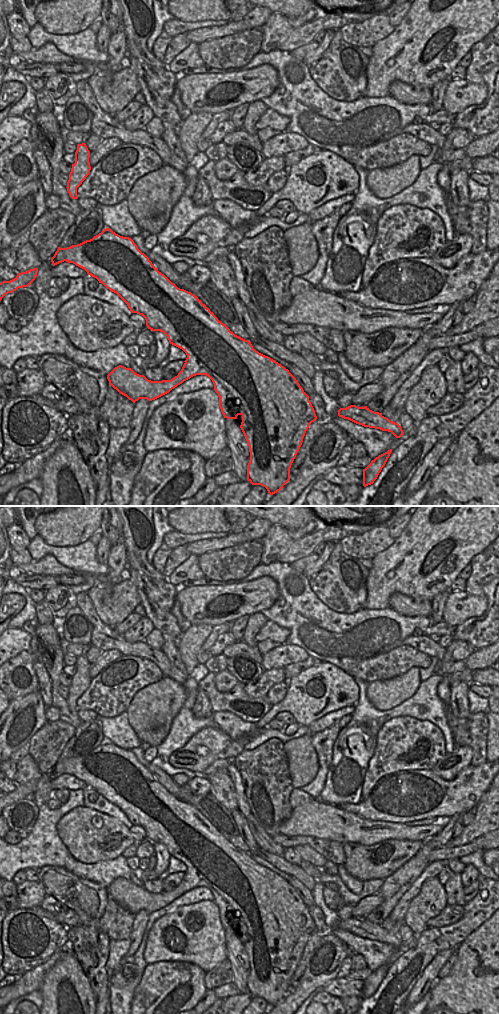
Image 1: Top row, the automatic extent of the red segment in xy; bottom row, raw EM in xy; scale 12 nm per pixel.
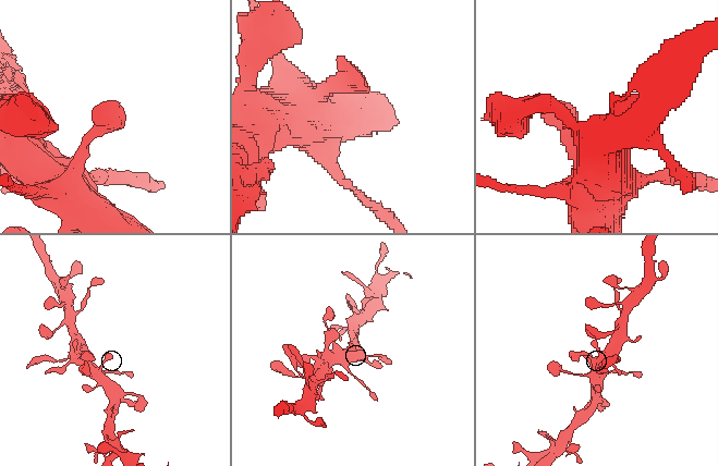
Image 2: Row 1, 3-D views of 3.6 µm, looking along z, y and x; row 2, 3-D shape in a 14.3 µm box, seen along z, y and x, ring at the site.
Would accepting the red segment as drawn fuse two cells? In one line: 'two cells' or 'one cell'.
one cell

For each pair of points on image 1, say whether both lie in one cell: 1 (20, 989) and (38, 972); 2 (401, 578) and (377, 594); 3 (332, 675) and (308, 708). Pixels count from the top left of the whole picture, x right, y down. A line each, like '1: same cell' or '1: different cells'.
1: same cell
2: same cell
3: same cell

